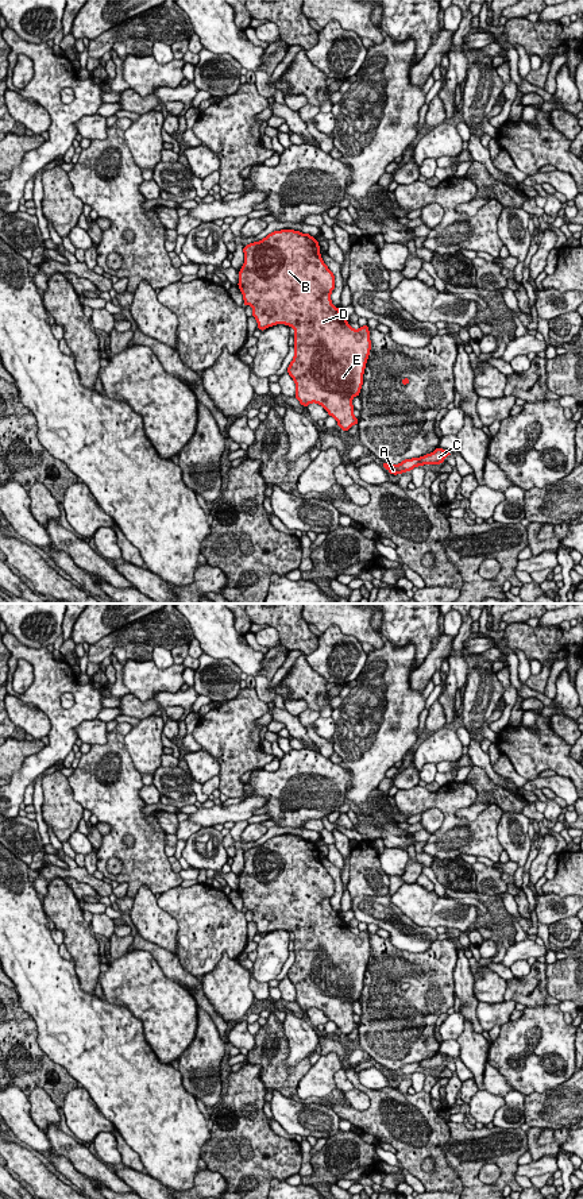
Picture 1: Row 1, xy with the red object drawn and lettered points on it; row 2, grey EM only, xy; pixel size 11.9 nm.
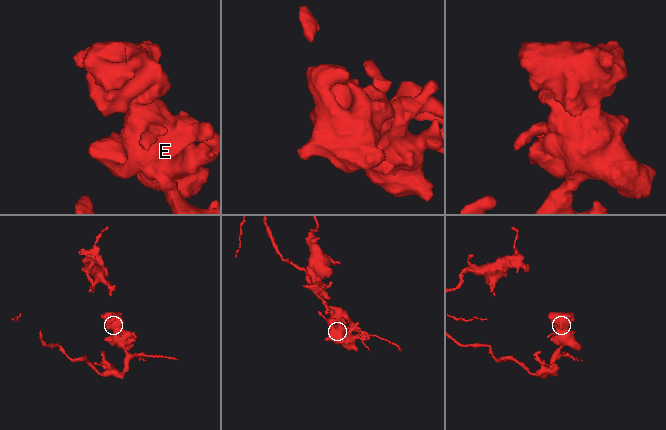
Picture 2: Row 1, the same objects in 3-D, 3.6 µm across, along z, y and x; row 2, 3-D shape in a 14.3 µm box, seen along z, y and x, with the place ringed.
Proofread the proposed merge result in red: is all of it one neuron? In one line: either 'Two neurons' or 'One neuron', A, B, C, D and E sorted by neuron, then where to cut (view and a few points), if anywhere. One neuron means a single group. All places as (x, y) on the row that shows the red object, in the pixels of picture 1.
Two neurons. Groups: A B D E / C. Split along xy (419, 458), (421, 465)

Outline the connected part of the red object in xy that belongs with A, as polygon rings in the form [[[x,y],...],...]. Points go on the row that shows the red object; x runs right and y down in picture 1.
[[[412,458],[412,459],[405,459],[399,464],[389,464],[389,463],[382,463],[382,466],[390,473],[390,474],[404,474],[406,471],[413,470],[417,466],[421,466],[421,459],[420,458]]]

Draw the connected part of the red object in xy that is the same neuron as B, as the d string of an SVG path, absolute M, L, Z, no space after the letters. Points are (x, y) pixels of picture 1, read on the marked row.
M294 230L269 234L244 246L244 263L239 271L239 289L244 307L252 307L258 328L275 324L294 328L294 358L287 367L296 383L301 405L321 405L343 431L359 423L354 416L352 398L360 394L363 374L371 350L368 325L354 329L331 301L335 275L321 259L316 238Z

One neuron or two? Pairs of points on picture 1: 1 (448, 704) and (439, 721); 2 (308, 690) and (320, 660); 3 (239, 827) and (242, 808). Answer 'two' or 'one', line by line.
1: two
2: two
3: two

